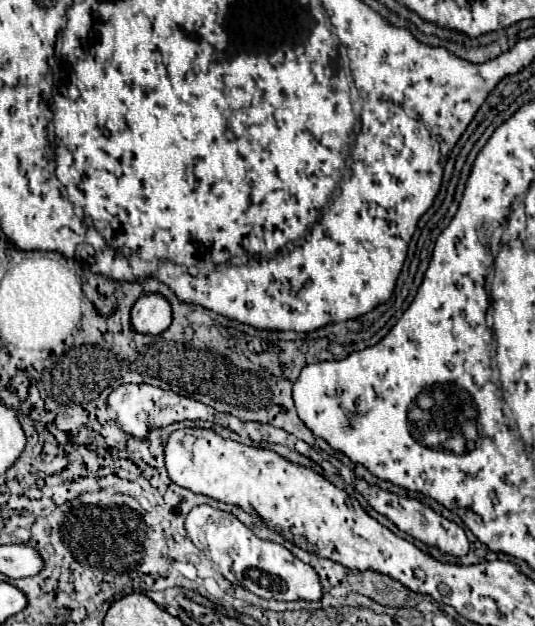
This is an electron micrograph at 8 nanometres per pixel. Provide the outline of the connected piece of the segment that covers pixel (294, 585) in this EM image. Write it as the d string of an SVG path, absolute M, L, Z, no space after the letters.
M195 506L185 520L185 530L191 542L219 566L219 572L229 582L247 588L259 598L317 602L323 596L319 574L309 564L295 558L285 546L257 538L229 512L211 506Z

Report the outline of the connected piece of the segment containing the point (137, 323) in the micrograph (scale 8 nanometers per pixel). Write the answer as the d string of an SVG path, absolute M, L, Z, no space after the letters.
M159 294L141 296L131 310L131 326L139 334L161 334L171 324L171 306Z

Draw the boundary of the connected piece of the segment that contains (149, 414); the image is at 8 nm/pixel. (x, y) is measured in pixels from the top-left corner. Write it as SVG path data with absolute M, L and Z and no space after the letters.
M121 384L121 386L117 386L107 396L107 406L109 406L109 410L115 412L115 420L117 420L119 428L137 440L145 440L153 428L165 428L165 426L181 422L181 420L209 420L209 422L221 424L225 428L229 426L229 430L231 430L231 422L227 424L227 414L215 412L211 406L205 406L197 400L191 400L191 398L185 398L175 392L167 392L163 388L149 386L149 384Z

